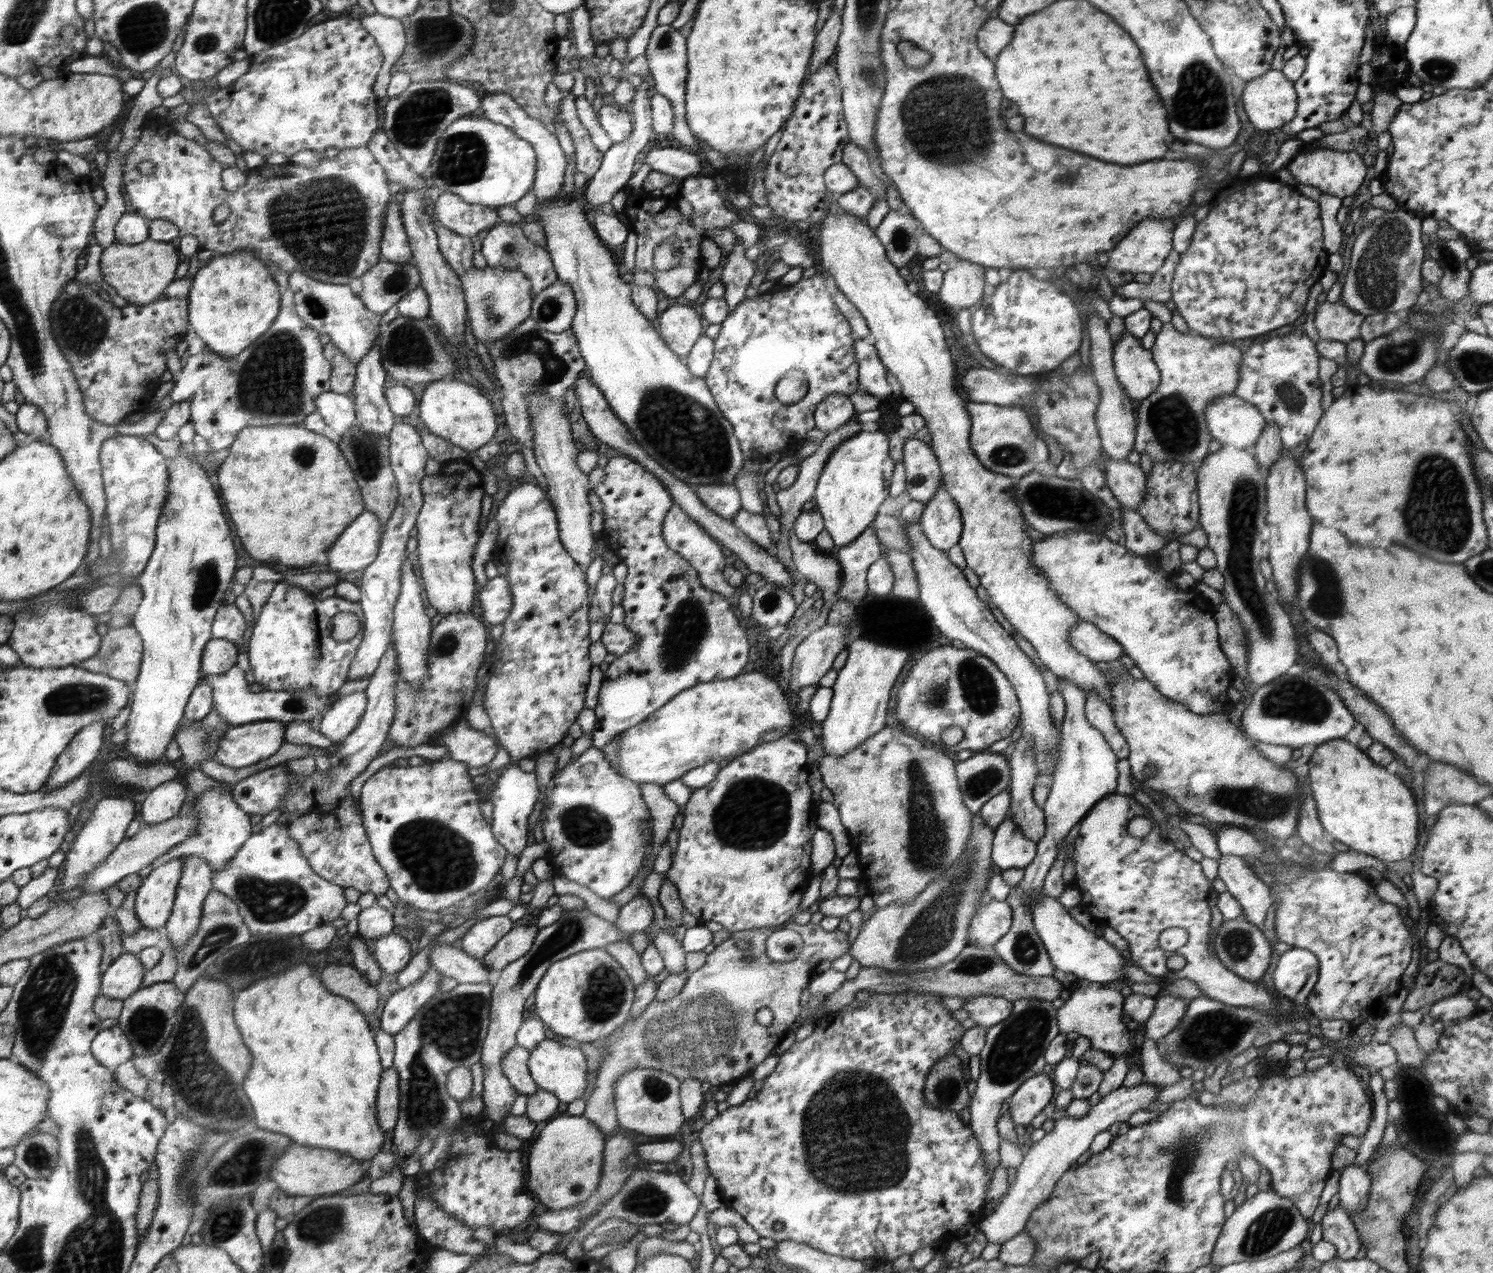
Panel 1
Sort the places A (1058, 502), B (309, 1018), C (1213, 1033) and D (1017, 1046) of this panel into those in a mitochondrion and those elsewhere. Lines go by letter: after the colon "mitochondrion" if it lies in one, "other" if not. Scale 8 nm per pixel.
A: mitochondrion
B: other
C: mitochondrion
D: mitochondrion

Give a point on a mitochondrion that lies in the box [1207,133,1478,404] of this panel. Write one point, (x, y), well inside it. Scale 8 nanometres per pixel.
(1379, 273)

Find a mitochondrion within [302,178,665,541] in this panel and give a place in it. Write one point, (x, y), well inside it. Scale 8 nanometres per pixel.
(554, 364)

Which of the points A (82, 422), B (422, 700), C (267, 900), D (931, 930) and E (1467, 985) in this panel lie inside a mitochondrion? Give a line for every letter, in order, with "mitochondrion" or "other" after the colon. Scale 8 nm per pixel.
A: other
B: other
C: mitochondrion
D: mitochondrion
E: other

